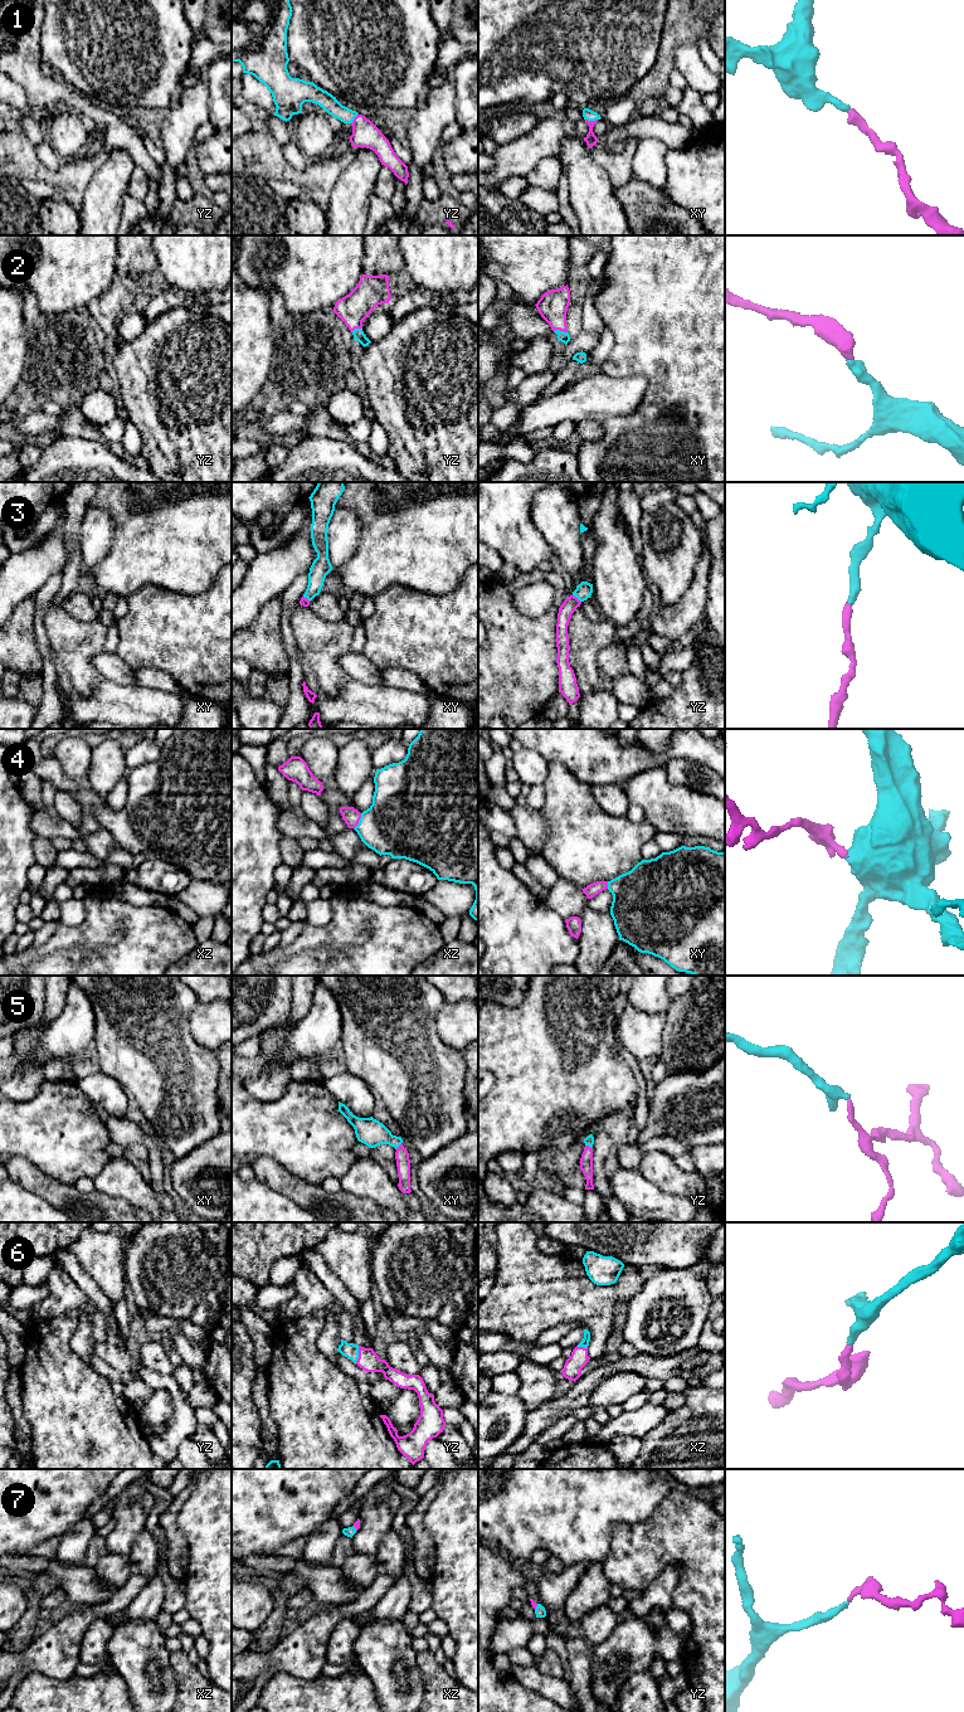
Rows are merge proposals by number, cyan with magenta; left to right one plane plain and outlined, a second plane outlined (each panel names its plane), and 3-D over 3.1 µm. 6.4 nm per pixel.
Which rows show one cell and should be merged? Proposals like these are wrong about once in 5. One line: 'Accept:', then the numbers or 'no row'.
Accept: 1, 2, 3, 4, 5, 6, 7

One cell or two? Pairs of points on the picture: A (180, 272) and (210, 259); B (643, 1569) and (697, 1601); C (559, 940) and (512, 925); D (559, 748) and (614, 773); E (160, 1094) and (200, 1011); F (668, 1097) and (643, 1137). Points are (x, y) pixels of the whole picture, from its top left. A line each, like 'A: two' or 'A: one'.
A: one
B: one
C: one
D: one
E: two
F: one

